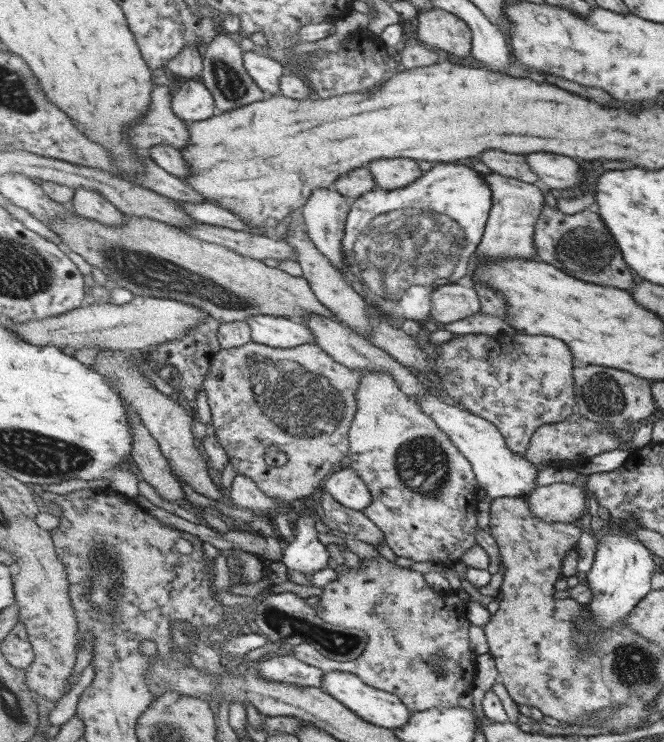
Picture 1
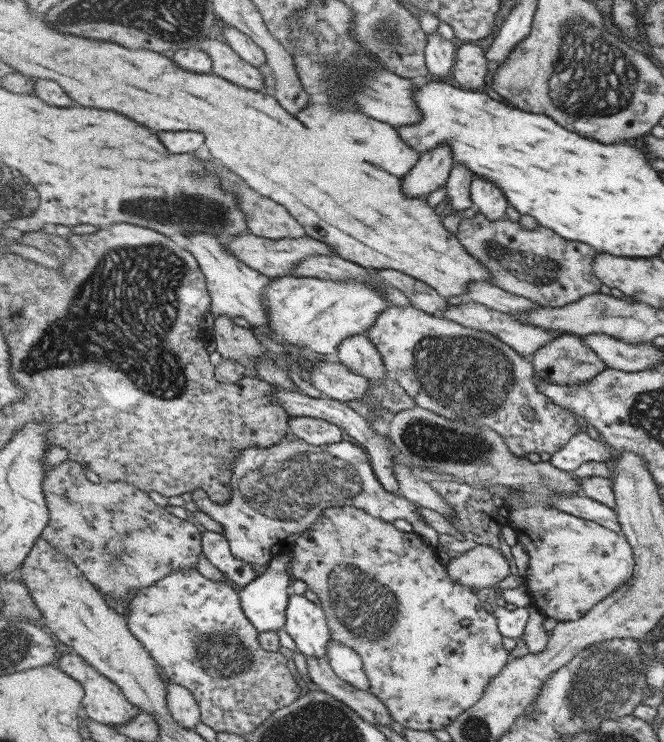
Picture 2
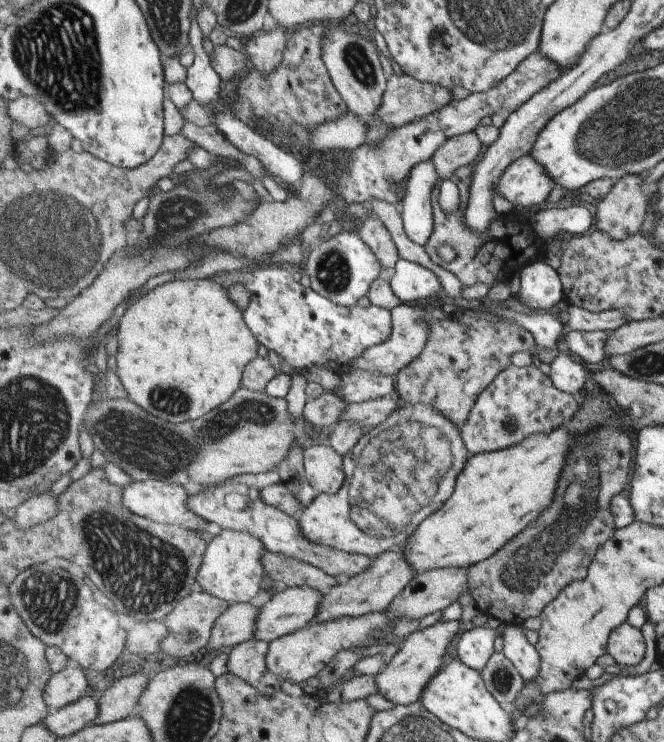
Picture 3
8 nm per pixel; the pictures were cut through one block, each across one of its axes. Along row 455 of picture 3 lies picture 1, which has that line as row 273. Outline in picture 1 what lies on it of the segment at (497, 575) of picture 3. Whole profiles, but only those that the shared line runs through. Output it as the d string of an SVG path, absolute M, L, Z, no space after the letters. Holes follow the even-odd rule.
M545 206L538 223L535 224L535 245L538 248L539 260L559 266L570 273L570 276L580 280L617 288L629 288L635 282L617 240L613 238L607 223L594 207L568 215L558 208ZM617 258L623 258L621 270L617 270L617 264L621 264Z

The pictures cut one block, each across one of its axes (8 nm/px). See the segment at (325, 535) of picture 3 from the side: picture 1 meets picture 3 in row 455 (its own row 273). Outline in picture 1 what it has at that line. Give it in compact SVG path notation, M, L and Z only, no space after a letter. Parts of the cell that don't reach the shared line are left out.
M441 163L434 164L424 176L415 180L413 184L409 184L405 188L397 188L395 190L386 190L383 188L376 188L367 192L363 196L351 202L351 210L346 220L346 234L343 240L343 255L345 255L345 266L347 281L357 290L363 299L378 309L387 318L409 319L420 324L432 319L434 312L434 305L432 304L432 297L436 291L443 286L457 284L459 282L467 282L471 270L469 269L469 262L471 257L474 257L478 252L479 245L483 241L483 235L486 231L487 221L490 219L490 212L494 208L494 196L491 193L491 187L487 183L487 179L483 173L473 170L469 166L455 163Z

